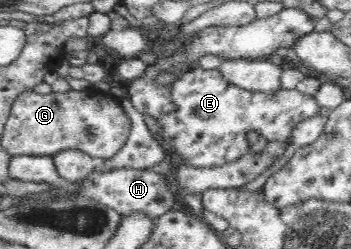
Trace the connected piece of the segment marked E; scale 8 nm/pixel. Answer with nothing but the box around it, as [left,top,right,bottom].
[157,66,320,167]

